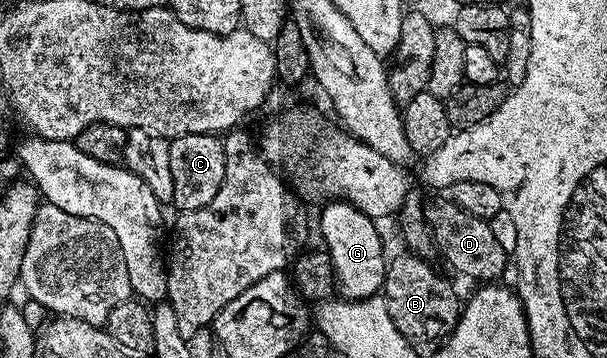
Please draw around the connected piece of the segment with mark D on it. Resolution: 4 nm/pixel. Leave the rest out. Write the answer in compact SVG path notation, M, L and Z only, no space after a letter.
M446 199L439 200L436 204L427 204L423 209L423 218L430 231L434 247L460 272L475 282L495 282L503 271L508 271L509 254L501 250L497 238L493 238L490 223L465 210L458 208L453 202Z

